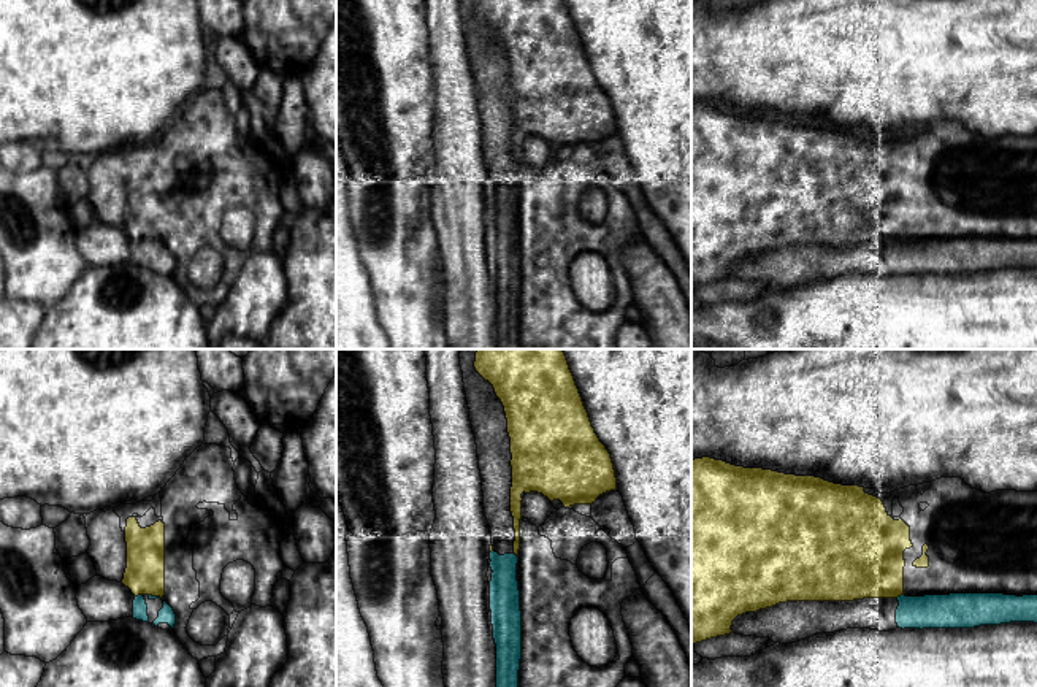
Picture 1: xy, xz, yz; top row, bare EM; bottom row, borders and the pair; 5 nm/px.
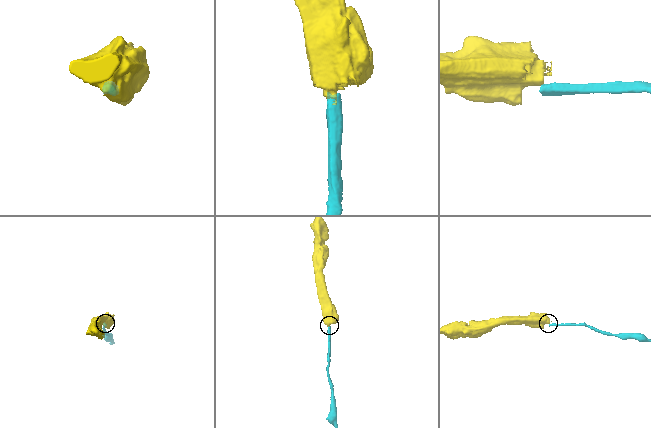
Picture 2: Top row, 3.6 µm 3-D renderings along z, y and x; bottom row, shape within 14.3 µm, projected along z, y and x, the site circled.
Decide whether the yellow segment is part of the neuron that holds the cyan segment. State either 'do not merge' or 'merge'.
do not merge

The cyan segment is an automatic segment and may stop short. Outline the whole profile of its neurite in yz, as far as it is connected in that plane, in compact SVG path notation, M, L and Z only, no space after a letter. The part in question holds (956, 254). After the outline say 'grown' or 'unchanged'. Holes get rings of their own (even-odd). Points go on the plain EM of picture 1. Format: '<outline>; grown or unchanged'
M950 238L853 246L786 246L733 265L736 279L791 289L847 273L974 273L1010 267L1037 268L1037 240Z; grown

